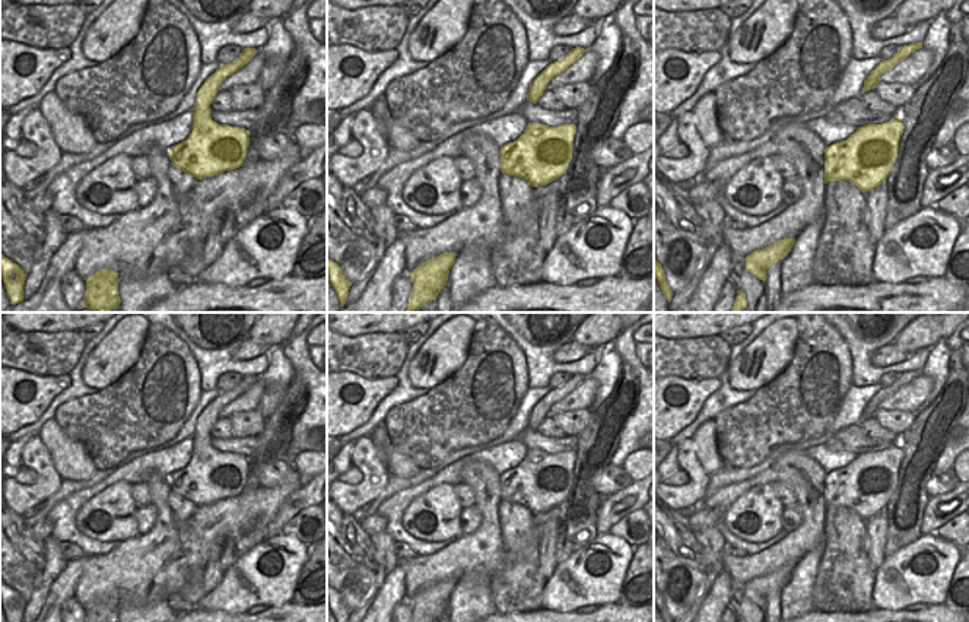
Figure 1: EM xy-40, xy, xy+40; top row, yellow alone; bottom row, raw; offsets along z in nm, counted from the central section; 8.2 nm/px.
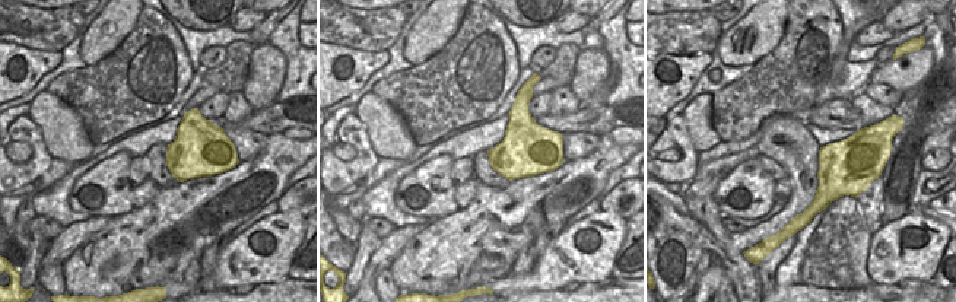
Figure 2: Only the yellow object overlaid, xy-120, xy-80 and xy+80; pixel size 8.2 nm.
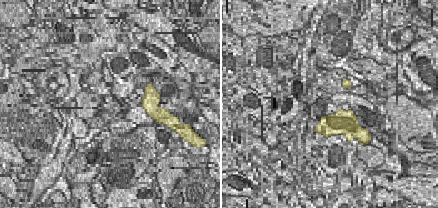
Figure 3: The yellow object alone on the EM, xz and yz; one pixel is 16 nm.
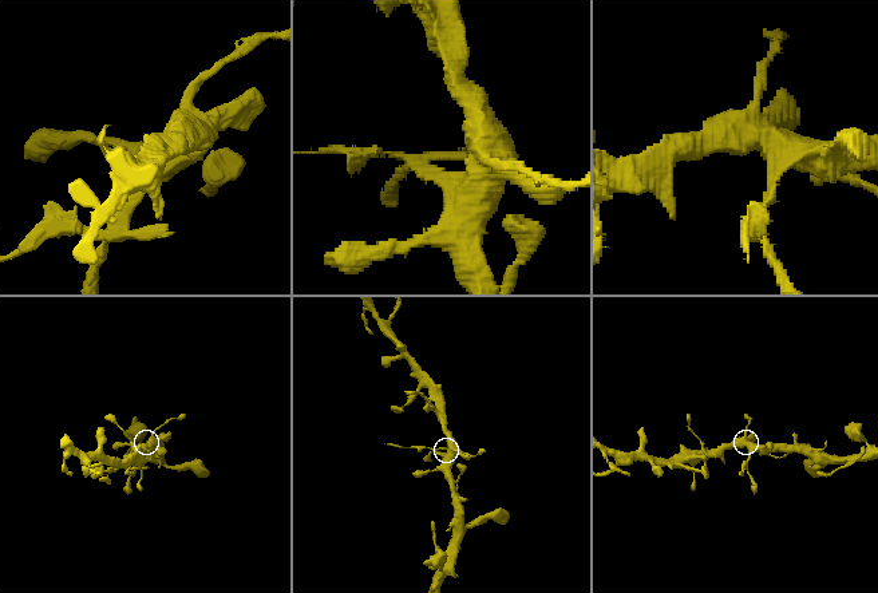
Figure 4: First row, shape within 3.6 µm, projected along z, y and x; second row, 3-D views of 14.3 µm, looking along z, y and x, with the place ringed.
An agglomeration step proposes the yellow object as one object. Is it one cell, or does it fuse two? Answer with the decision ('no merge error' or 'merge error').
no merge error

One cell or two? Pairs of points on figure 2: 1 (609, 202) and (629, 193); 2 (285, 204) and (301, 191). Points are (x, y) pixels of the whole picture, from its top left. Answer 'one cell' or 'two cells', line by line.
1: one cell
2: one cell

